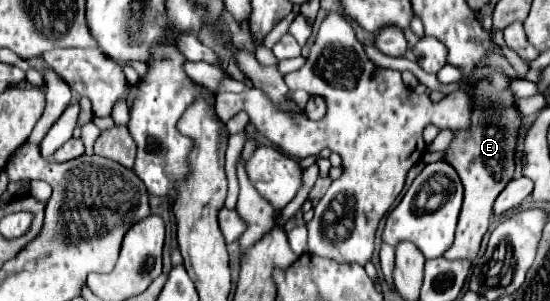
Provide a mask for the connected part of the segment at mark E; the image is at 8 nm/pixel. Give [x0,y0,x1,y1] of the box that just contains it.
[443,74,521,260]

